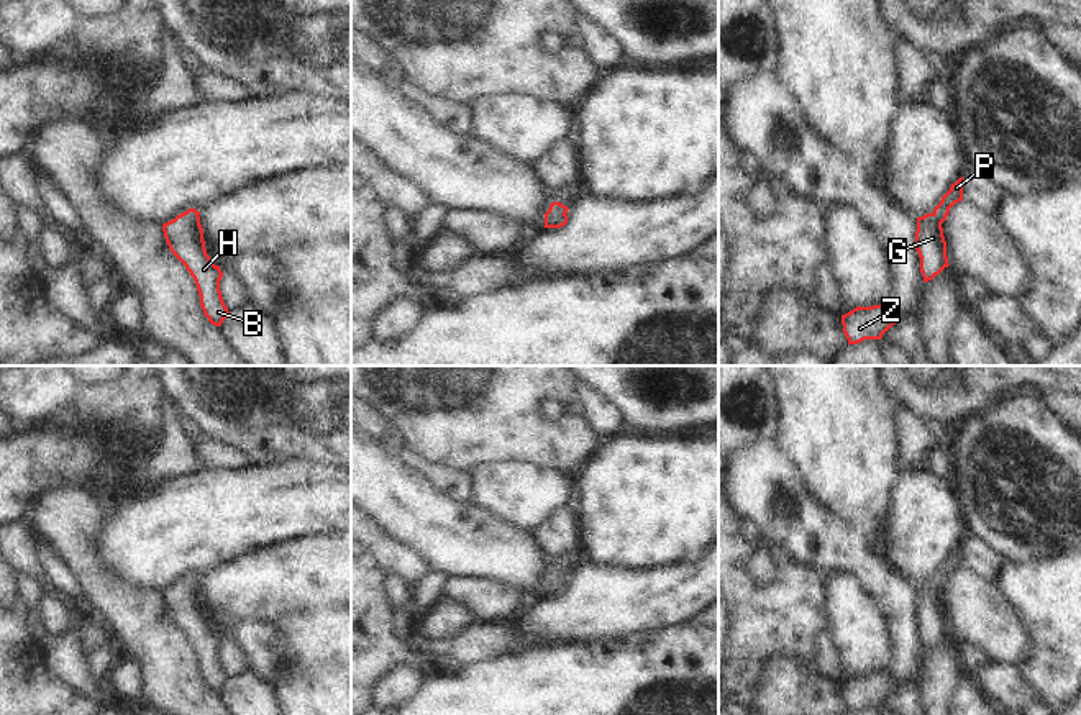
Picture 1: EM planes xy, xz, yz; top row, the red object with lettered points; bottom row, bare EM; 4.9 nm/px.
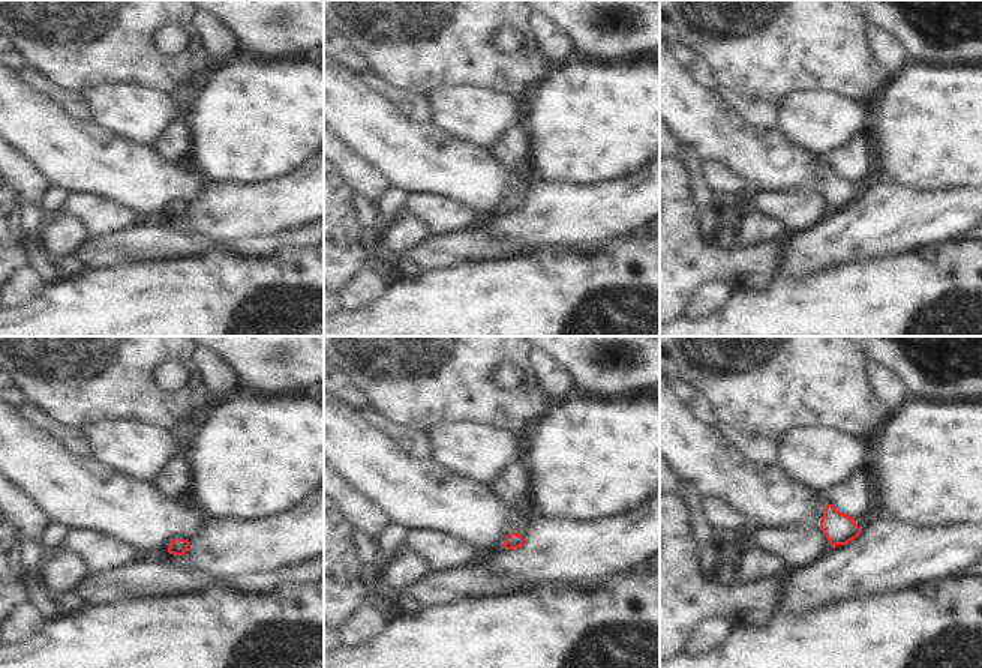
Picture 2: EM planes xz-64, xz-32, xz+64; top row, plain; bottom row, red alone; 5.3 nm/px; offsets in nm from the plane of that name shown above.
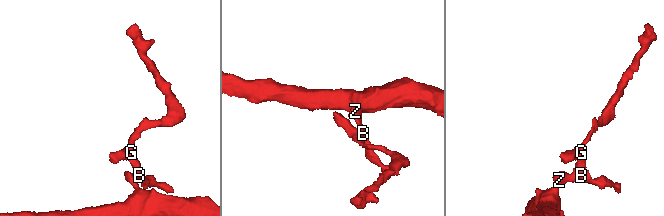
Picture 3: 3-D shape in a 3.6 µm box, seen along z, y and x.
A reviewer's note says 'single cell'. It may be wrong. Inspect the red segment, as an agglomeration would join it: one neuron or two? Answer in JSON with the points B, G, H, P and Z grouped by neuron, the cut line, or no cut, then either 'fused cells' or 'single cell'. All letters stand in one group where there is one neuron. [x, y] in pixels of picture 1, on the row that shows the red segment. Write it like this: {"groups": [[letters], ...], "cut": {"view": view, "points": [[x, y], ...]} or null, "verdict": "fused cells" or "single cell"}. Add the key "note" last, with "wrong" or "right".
{"groups": [["B", "G", "H", "P", "Z"]], "cut": null, "verdict": "single cell", "note": "right"}

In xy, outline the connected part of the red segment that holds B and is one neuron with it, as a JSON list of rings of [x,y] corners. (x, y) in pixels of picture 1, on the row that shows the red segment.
[[[189,208],[174,220],[162,225],[171,253],[185,266],[195,280],[200,307],[208,321],[221,326],[230,313],[220,290],[223,272],[210,261],[205,249],[200,212]]]

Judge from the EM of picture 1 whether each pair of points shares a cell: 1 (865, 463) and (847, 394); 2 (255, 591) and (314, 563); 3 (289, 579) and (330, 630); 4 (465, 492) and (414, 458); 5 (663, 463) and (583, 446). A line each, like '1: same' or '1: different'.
1: same
2: same
3: different
4: same
5: different

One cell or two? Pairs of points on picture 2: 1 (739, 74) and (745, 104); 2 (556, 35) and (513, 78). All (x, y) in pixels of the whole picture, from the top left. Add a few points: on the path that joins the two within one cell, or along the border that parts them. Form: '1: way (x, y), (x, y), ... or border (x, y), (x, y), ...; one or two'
1: border (720, 83), (747, 96), (766, 99), (775, 107); two
2: border (532, 15), (532, 29), (538, 44), (553, 66); two

